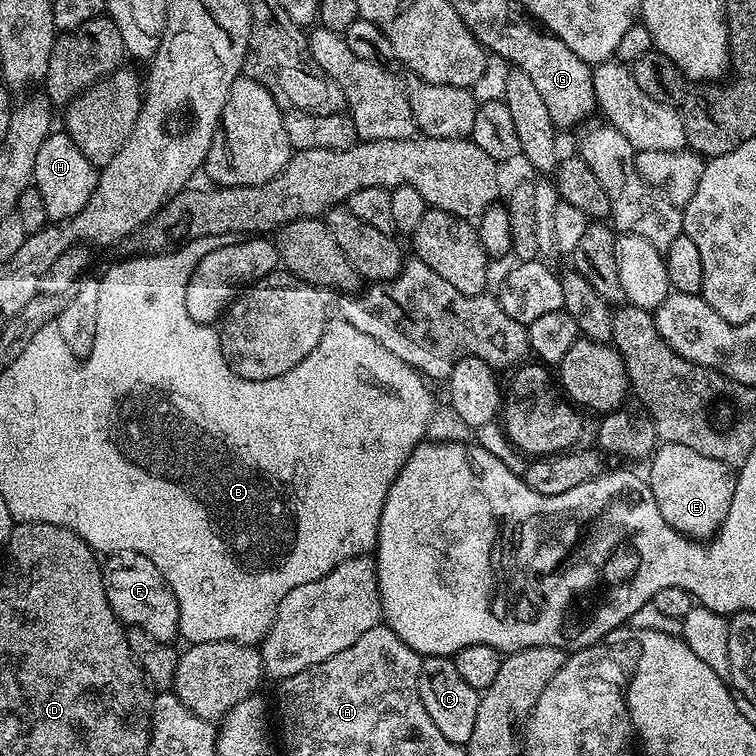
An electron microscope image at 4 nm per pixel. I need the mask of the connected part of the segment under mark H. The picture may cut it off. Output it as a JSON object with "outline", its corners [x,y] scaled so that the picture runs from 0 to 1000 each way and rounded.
{"outline":[[[83,172],[70,173],[56,188],[56,193],[50,193],[50,209],[45,209],[42,243],[50,251],[50,257],[56,257],[56,262],[61,267],[65,292],[95,291],[98,283],[103,283],[103,278],[108,278],[108,272],[114,272],[114,267],[119,267],[119,257],[124,257],[127,242],[131,239],[132,229],[128,218],[122,217],[119,209],[114,209],[114,204],[108,204],[108,198],[103,198],[103,193],[90,181],[89,175]]]}

